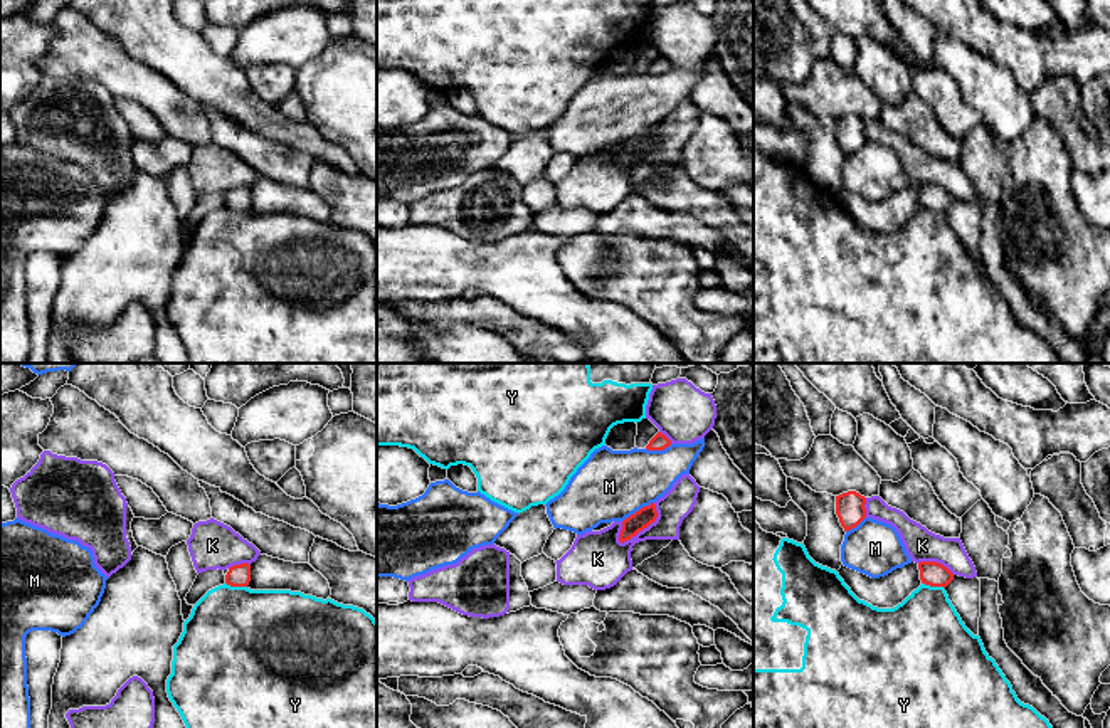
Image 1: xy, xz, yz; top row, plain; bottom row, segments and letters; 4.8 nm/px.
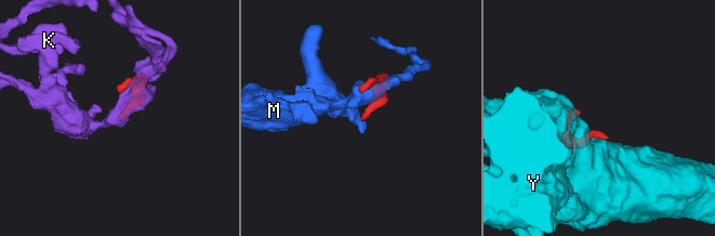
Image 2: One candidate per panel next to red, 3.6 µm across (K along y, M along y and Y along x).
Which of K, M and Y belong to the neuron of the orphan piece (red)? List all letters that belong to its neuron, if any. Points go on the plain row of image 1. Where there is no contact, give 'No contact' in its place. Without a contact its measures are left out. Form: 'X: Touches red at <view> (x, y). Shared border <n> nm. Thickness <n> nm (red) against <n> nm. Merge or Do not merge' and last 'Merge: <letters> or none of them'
K: Touches red at xz (646, 150). Shared border 260 nm. Thickness 90 nm (red) against 220 nm. Do not merge
M: Touches red at xz (639, 133). Shared border 180 nm. Thickness 90 nm (red) against 340 nm. Do not merge
Y: Touches red at yz (934, 209). Shared border 120 nm. Thickness 120 nm (red) against 400 nm. Do not merge
Merge: none of them

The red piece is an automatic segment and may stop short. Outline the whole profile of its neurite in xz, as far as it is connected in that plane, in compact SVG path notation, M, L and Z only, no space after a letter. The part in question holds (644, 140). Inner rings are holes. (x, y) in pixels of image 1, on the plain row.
M651 126L649 129L641 131L629 141L622 145L622 153L619 158L619 165L624 166L636 160L639 155L648 151L651 146L654 146L658 141L656 128Z

